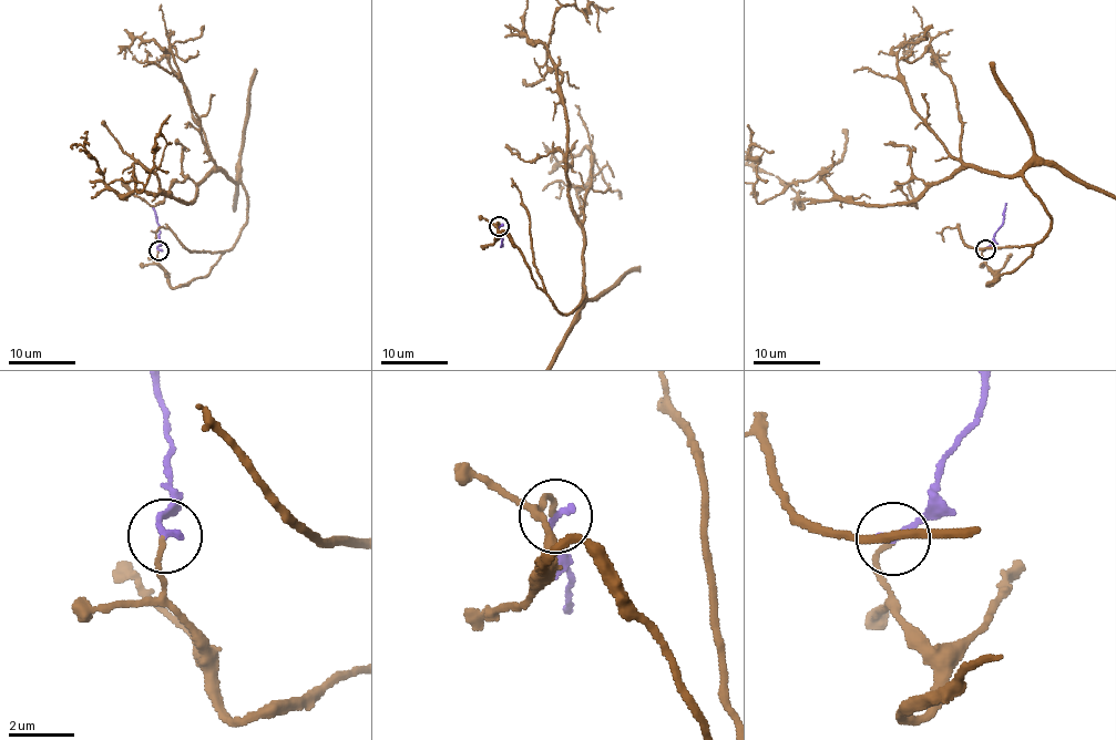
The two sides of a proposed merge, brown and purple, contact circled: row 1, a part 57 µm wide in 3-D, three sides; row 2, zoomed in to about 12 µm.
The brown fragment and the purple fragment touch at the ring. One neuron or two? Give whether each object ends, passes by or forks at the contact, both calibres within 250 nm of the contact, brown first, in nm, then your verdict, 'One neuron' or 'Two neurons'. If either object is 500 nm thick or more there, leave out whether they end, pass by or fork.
At the ring brown ends. At the ring purple ends. Thickness 140 nm (brown) against 240 nm. One neuron

